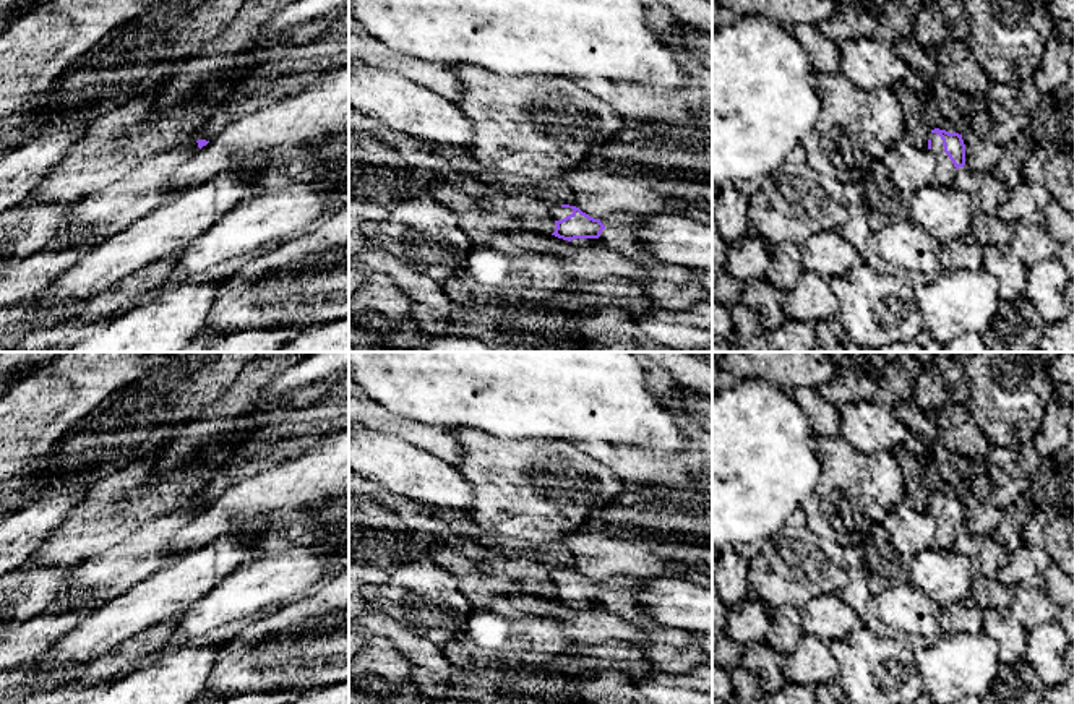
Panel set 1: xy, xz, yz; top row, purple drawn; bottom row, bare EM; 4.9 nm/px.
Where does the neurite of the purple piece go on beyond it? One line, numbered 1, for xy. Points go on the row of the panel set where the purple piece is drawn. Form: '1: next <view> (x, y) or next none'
1: next xy (146, 185)

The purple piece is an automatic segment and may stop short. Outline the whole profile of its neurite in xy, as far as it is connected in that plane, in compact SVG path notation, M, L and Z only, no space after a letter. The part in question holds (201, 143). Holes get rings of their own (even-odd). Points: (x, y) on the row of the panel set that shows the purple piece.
M187 141L172 151L133 164L104 190L68 204L68 224L55 240L62 242L67 235L84 229L109 238L153 209L167 204L174 198L172 175L208 143Z

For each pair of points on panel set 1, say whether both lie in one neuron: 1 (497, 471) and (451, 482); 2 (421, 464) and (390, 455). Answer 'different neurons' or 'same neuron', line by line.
1: different neurons
2: same neuron

